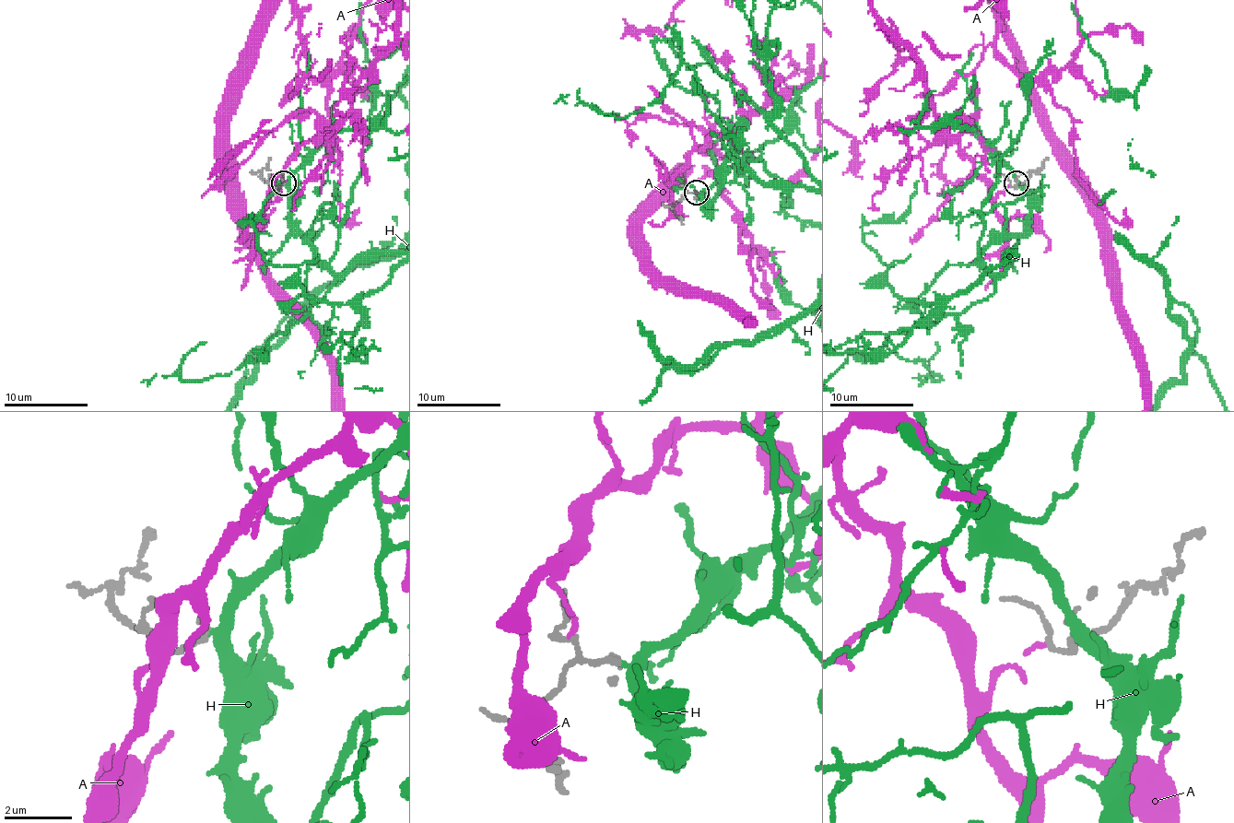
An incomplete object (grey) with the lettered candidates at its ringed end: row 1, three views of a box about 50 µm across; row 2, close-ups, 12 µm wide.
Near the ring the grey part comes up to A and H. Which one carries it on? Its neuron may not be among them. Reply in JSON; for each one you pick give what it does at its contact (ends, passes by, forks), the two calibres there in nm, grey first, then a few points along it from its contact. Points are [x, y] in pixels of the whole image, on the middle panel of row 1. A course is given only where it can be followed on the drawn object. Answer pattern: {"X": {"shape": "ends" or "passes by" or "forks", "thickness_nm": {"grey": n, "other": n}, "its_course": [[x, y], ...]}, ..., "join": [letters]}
{"H": {"shape": "passes by", "thickness_nm": {"grey": 180, "other": 360}}, "join": ["H"]}

